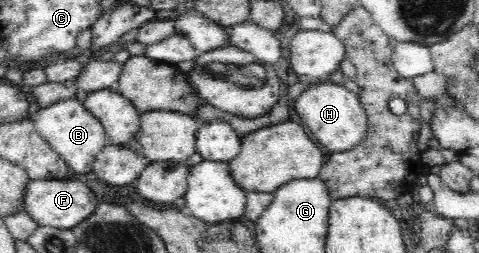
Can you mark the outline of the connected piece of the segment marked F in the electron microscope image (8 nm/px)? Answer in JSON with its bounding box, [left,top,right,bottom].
[23,177,98,230]

